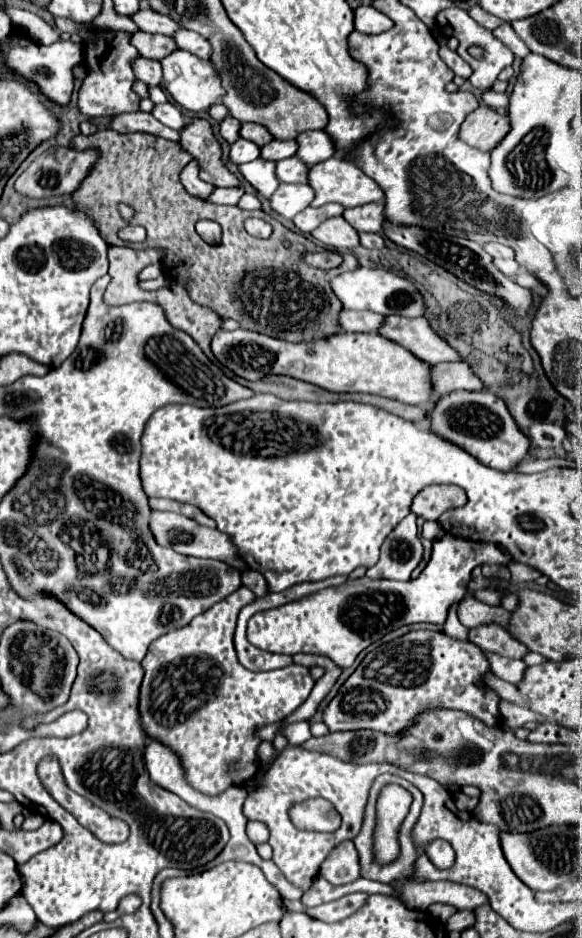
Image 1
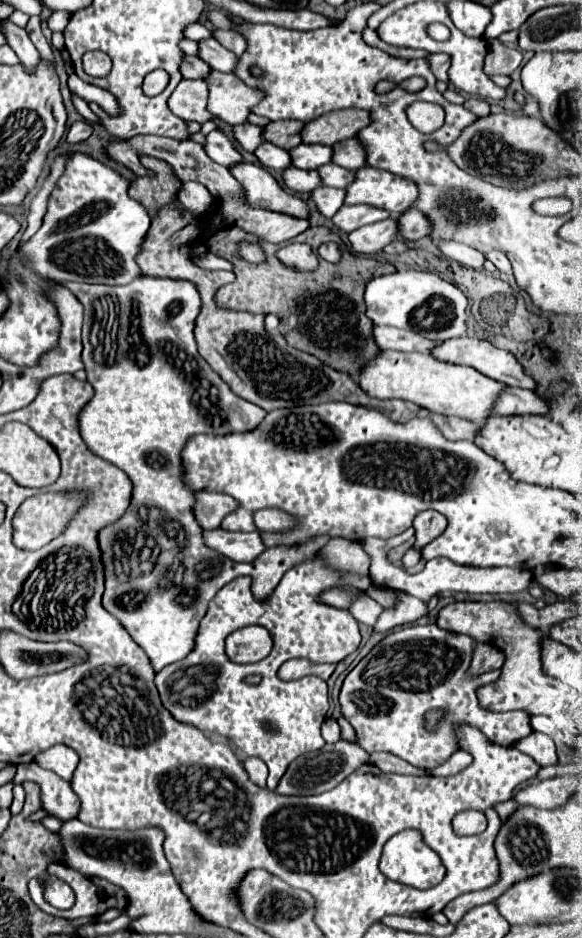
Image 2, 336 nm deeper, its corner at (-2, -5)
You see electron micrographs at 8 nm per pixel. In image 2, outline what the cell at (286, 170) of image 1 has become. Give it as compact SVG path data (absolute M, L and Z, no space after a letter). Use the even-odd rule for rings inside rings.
M333 162L317 168L317 172L319 172L319 178L321 178L321 184L333 186L333 188L345 188L355 176L351 170L341 168L341 166L333 164Z

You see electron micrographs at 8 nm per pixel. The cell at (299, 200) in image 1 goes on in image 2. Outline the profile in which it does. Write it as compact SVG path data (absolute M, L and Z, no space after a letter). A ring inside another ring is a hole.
M319 186L311 192L311 198L317 206L317 210L325 216L325 218L333 218L335 212L343 206L343 198L345 198L345 190L339 188L329 188L329 186Z

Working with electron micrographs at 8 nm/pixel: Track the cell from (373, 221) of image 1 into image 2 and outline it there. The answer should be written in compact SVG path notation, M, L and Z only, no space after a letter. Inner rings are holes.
M417 208L401 214L401 218L397 222L401 226L399 236L405 238L405 240L419 240L419 238L429 234L429 220Z

